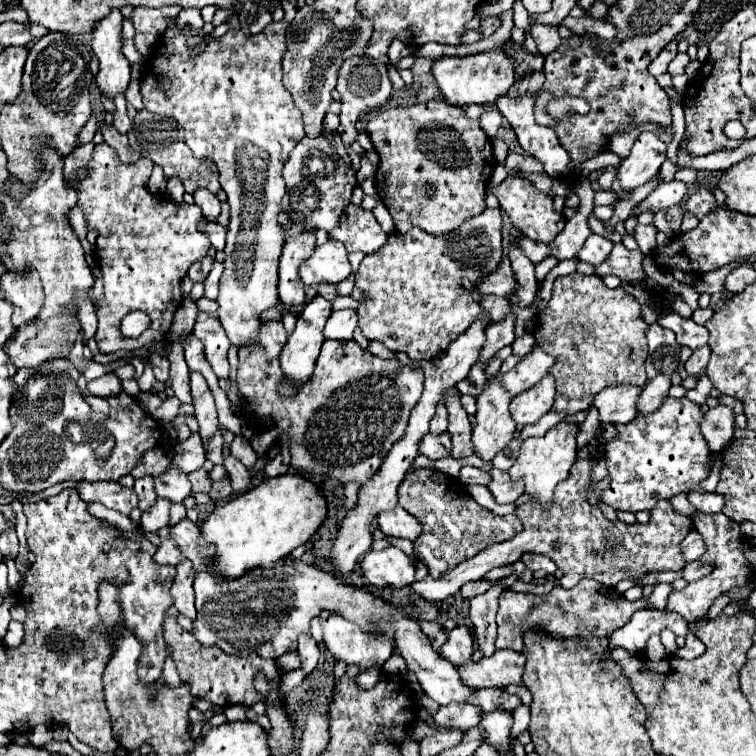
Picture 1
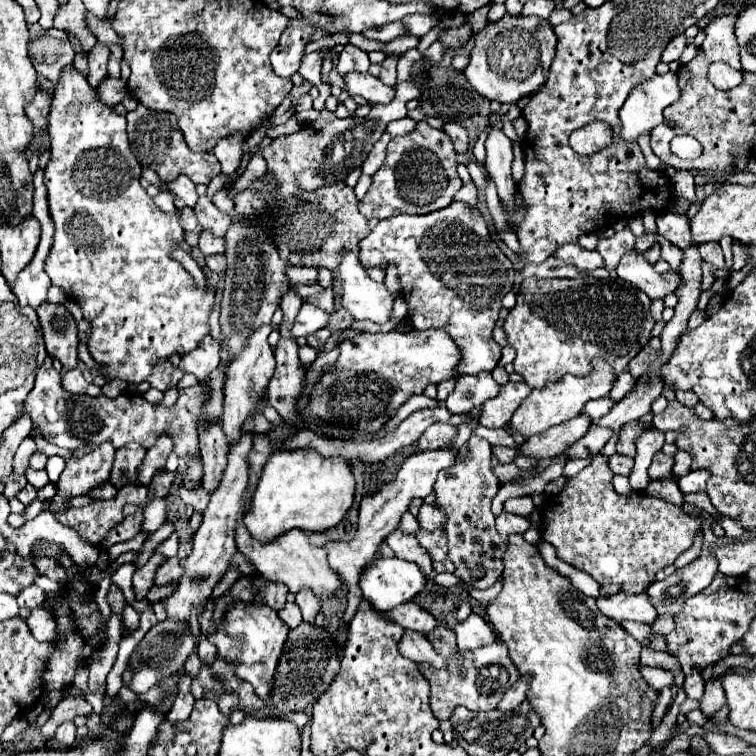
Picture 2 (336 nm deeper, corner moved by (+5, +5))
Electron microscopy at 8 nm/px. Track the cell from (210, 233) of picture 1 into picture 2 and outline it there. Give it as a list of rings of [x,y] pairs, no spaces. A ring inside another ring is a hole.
[[[191,208],[181,210],[181,226],[183,226],[183,230],[191,230],[191,232],[201,232],[203,230],[199,226],[197,218],[195,218],[195,212]]]

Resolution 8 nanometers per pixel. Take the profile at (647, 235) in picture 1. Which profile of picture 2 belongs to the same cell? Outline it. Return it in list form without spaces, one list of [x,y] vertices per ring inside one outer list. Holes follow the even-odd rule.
[[[663,212],[657,216],[657,228],[665,240],[669,240],[673,246],[677,246],[681,250],[685,250],[693,244],[693,238],[689,232],[689,218],[685,214]]]

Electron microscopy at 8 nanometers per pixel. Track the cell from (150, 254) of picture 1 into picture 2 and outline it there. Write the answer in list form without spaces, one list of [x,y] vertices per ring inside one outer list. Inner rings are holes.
[[[73,64],[65,66],[59,74],[59,82],[55,84],[55,96],[53,96],[53,110],[49,116],[49,136],[51,136],[51,160],[45,168],[45,186],[49,190],[49,210],[51,210],[51,218],[55,222],[55,242],[53,248],[47,256],[45,262],[45,272],[51,278],[53,286],[59,286],[71,300],[77,302],[77,306],[83,312],[83,318],[91,324],[91,338],[87,340],[87,348],[93,356],[93,360],[99,364],[97,370],[105,376],[107,382],[111,380],[123,380],[123,382],[145,382],[153,364],[157,364],[157,360],[169,358],[171,354],[187,354],[193,348],[197,348],[197,344],[201,344],[203,336],[209,334],[209,314],[211,314],[211,306],[213,306],[213,288],[205,286],[205,288],[197,288],[193,276],[175,260],[169,258],[169,252],[173,248],[179,248],[179,242],[183,242],[183,228],[179,224],[179,210],[175,214],[167,214],[163,210],[157,208],[157,204],[153,202],[153,198],[149,198],[149,194],[143,190],[143,186],[139,184],[141,178],[141,164],[137,162],[137,158],[131,154],[129,150],[129,140],[127,140],[127,132],[125,132],[125,118],[115,114],[115,110],[105,108],[105,104],[101,104],[95,96],[95,90],[89,88],[85,76],[75,70]],[[97,192],[119,192],[117,196],[107,196],[101,198],[97,196]]]

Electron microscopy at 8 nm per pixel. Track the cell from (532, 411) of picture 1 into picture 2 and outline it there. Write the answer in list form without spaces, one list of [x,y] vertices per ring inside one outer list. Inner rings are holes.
[[[525,382],[503,384],[495,398],[489,398],[481,404],[481,424],[485,428],[503,428],[509,424],[513,412],[519,408],[529,390],[531,388]]]

